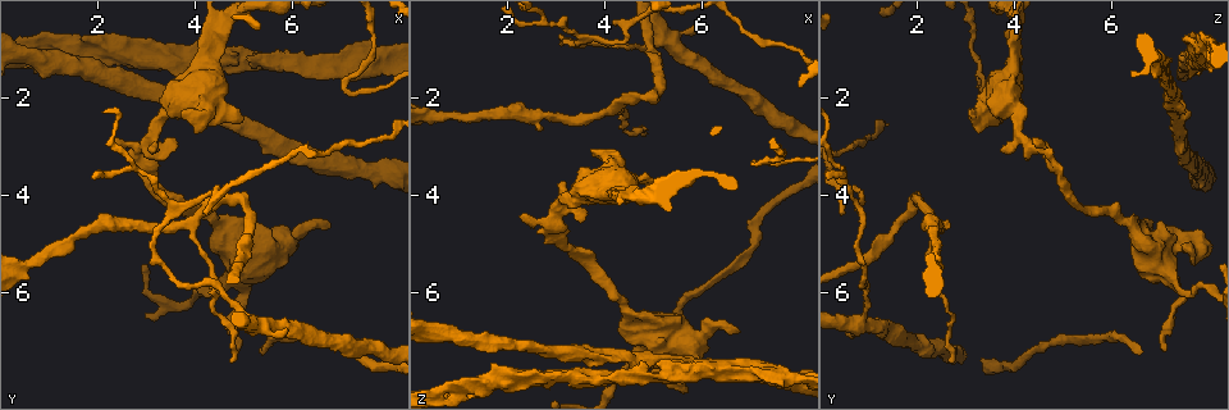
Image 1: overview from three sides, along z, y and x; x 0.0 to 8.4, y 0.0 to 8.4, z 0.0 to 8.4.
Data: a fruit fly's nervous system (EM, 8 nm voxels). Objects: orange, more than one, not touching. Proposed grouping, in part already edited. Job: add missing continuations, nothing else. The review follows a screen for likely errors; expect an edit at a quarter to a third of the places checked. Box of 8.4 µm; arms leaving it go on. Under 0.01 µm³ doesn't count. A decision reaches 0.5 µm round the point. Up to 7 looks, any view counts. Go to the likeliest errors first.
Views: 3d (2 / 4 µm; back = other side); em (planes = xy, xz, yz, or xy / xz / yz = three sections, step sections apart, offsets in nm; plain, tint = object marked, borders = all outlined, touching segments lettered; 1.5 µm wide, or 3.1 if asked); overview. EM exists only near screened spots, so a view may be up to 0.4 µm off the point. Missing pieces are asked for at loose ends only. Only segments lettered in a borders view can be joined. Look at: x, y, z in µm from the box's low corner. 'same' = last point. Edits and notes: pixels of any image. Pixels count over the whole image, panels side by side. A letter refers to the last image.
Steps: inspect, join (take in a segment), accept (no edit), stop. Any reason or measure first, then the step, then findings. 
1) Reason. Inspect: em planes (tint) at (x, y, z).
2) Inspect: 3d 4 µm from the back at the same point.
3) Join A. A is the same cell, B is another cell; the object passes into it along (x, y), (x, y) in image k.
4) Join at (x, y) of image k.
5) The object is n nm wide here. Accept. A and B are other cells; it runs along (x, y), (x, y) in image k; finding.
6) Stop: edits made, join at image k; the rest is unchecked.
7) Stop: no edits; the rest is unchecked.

Tapers out. Inspect: 3d 2 µm from the back at (5.30, 7.20, 6.60).

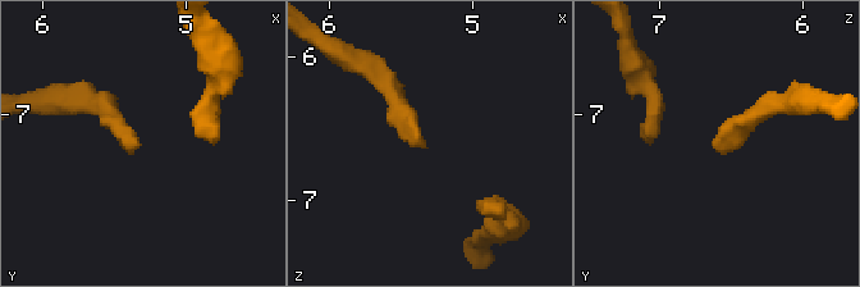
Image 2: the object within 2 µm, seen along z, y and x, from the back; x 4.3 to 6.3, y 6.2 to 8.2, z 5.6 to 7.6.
Need the tissue. Inspect: em planes (borders) at (5.36, 7.22, 6.58).

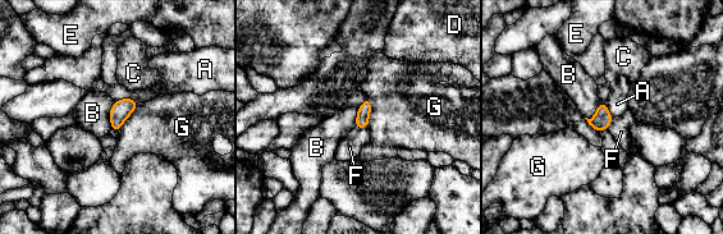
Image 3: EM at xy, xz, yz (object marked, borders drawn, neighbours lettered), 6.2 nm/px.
The object is 80 nm wide here; the longest contact is with G, 200 nm. Join F. F is the same cell, A, B, C, D, E and G are other cells; it goes on there.

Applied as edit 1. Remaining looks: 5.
See it whole again. Inspect: overview.

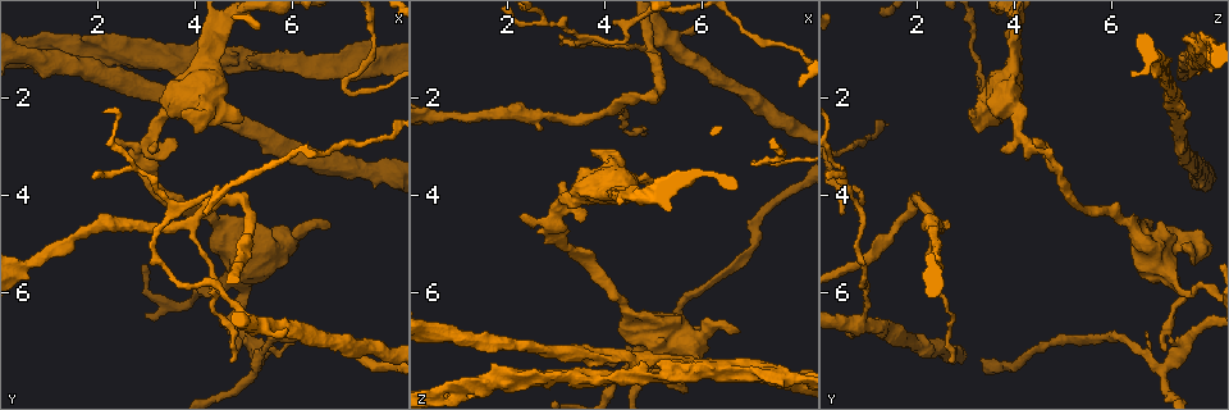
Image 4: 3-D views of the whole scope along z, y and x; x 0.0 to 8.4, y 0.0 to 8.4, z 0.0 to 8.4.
Free end. Inspect: 3d 4 µm at (3.25, 0.90, 7.60).

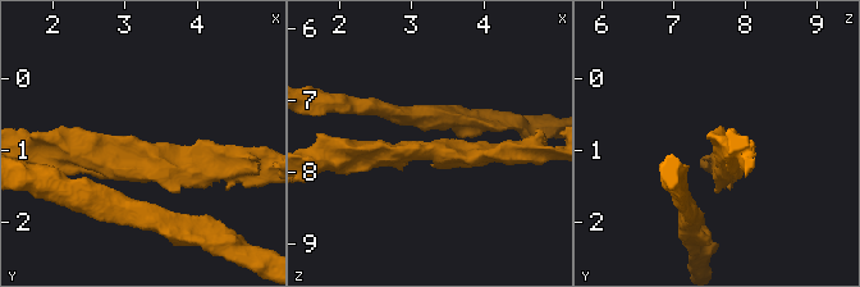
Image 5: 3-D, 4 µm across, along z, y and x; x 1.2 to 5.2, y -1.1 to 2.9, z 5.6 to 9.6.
Inspect: em planes (borders) at (3.15, 0.90, 7.60).

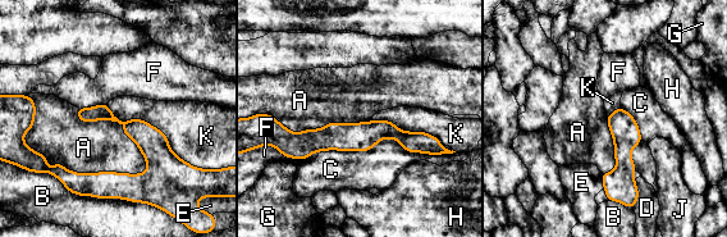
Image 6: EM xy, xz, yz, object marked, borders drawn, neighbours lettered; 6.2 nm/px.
Accept. A, B, C, D, E, F, G, H, J and K are other cells; none of them fits.

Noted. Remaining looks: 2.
End of a long branch. Inspect: em yz step 8 (borders) at (4.70, 7.45, 2.75).

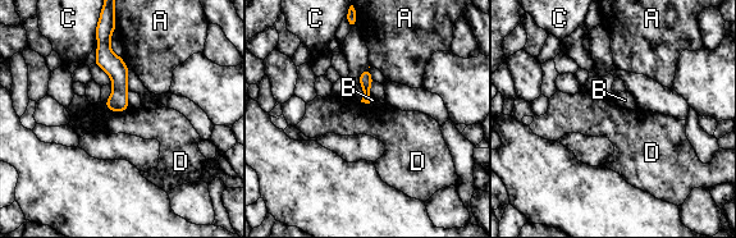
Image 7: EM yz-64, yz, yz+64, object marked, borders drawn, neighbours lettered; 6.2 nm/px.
Cut it another way. Inspect: em planes (borders) at the same point.

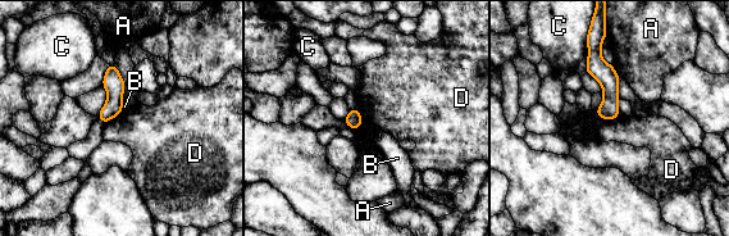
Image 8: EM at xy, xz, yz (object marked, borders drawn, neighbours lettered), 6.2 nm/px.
The longest contact is with D, 160 nm. Accept. A, B, C and D are other cells; a border runs along (595, 112), (601, 118), (619, 116) in image 8; no lettered segment goes on from it.

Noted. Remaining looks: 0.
Stop: edits made, join at image 3; the rest is unchecked.

